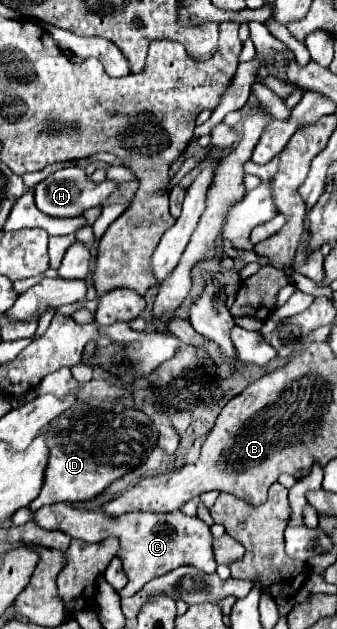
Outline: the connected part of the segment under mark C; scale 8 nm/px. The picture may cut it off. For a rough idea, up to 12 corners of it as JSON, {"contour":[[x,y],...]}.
{"contour":[[55,503],[43,529],[99,543],[117,537],[129,577],[121,597],[181,565],[217,569],[199,517],[101,511]]}

